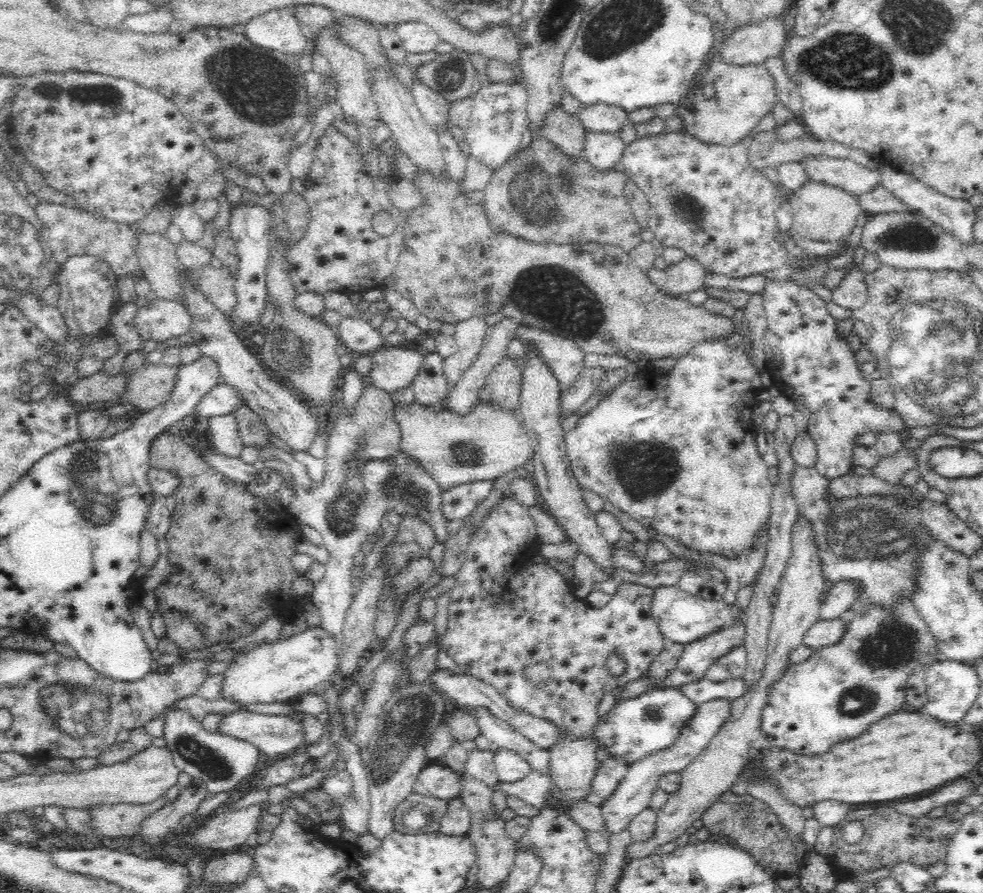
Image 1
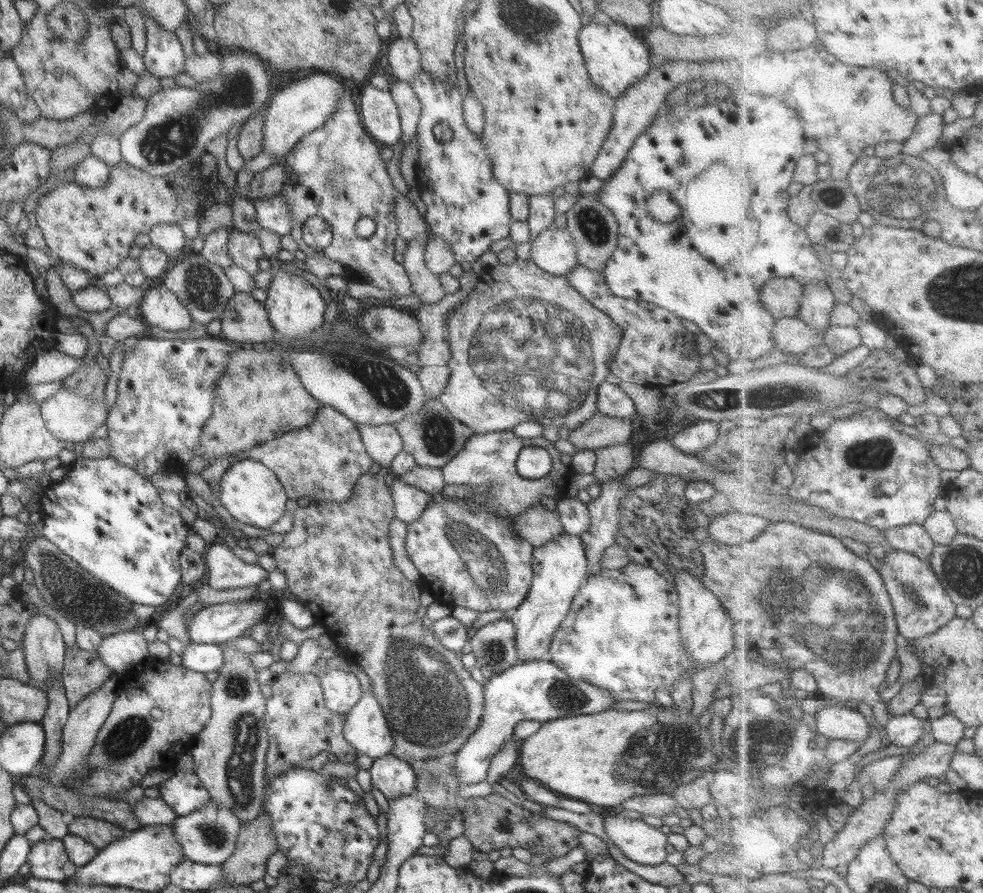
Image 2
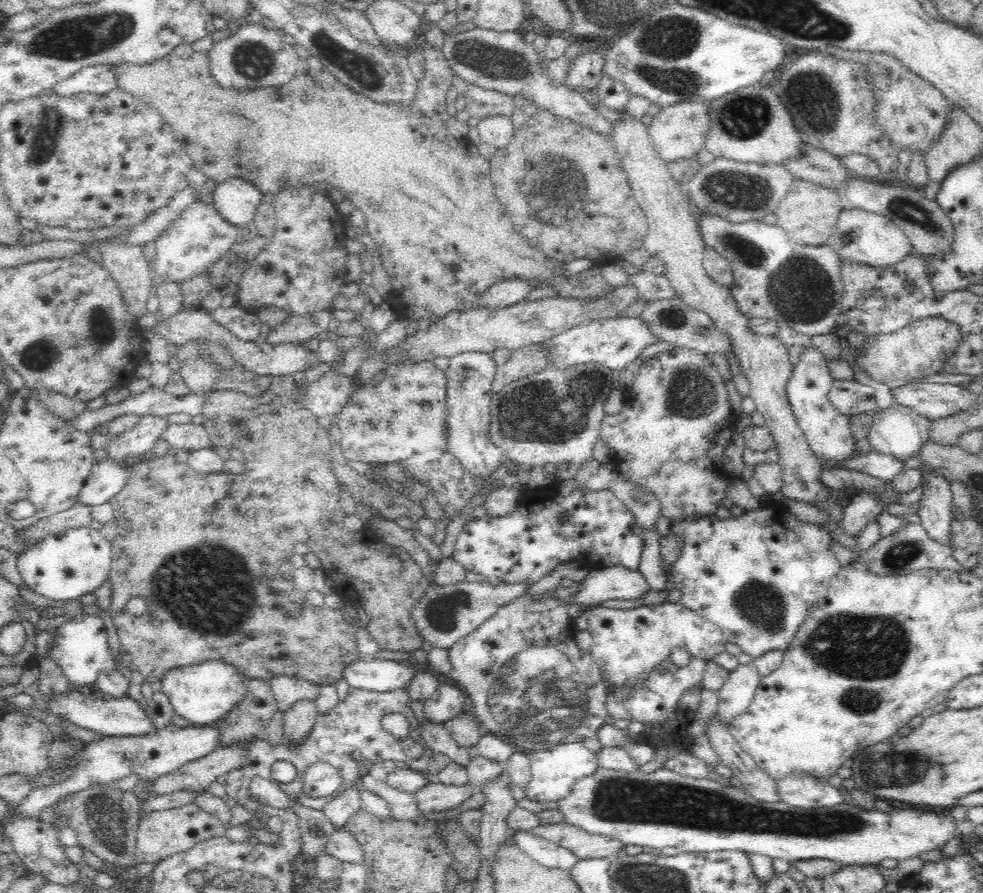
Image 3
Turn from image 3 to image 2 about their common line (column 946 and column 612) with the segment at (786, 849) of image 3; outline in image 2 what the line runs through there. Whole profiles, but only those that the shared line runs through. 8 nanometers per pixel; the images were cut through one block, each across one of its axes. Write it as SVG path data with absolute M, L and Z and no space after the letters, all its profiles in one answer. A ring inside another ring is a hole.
M622 815L606 817L603 823L610 840L626 858L646 866L656 866L667 859L669 842L660 828Z

